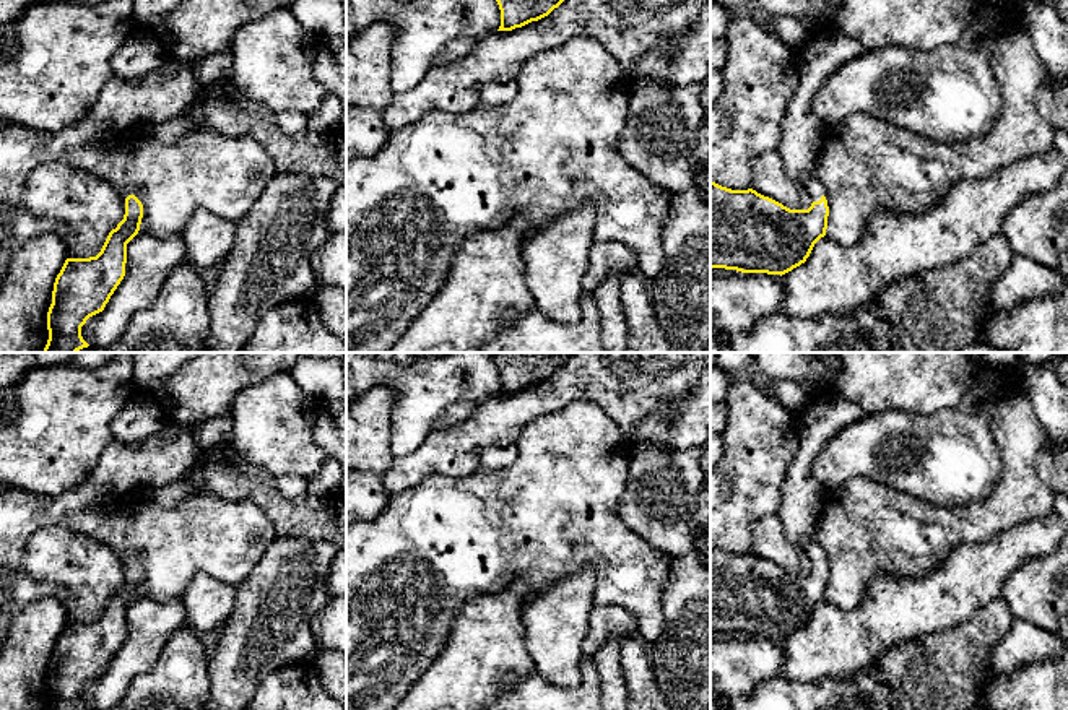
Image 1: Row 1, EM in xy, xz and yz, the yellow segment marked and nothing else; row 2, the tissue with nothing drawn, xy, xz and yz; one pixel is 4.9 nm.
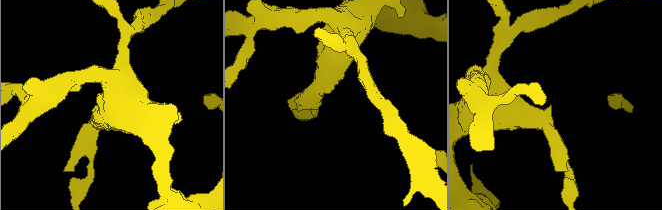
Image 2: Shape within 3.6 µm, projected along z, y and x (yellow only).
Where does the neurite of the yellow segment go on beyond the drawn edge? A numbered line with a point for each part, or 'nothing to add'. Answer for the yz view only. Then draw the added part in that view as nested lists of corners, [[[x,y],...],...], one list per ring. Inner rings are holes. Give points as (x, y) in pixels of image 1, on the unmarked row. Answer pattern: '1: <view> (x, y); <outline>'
1: yz (802, 496); [[[829,393],[797,419],[801,444],[784,476],[777,515],[785,538],[806,554],[811,565],[823,561],[814,539],[814,525],[826,496],[811,473],[813,460],[839,431],[865,416],[857,405]]]

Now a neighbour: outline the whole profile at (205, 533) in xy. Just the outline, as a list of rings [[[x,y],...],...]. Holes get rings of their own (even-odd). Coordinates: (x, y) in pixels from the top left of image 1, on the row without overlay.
[[[211,492],[192,494],[172,509],[163,509],[153,496],[128,494],[98,509],[75,510],[60,525],[109,546],[122,562],[135,559],[143,569],[138,598],[158,603],[180,600],[198,572],[236,585],[278,538],[273,522],[252,499],[226,500]]]

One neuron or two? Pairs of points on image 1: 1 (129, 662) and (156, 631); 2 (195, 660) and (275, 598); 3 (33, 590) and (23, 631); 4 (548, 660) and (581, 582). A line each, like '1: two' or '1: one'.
1: one
2: two
3: two
4: one

